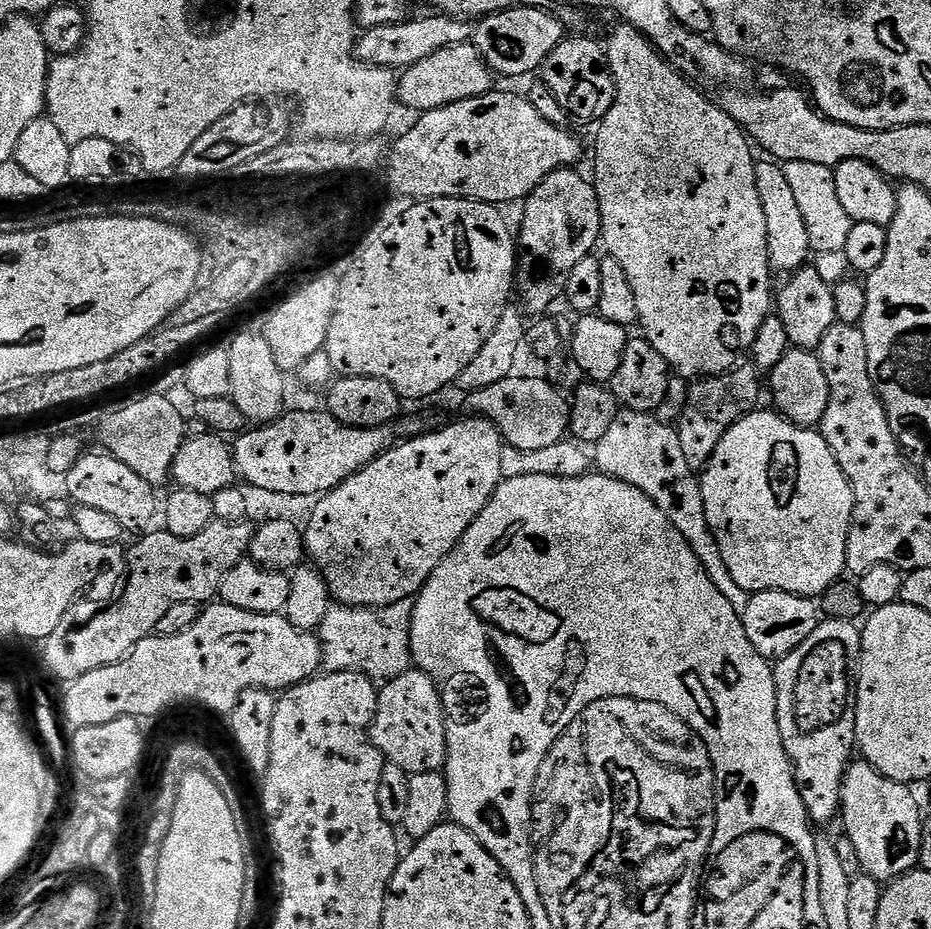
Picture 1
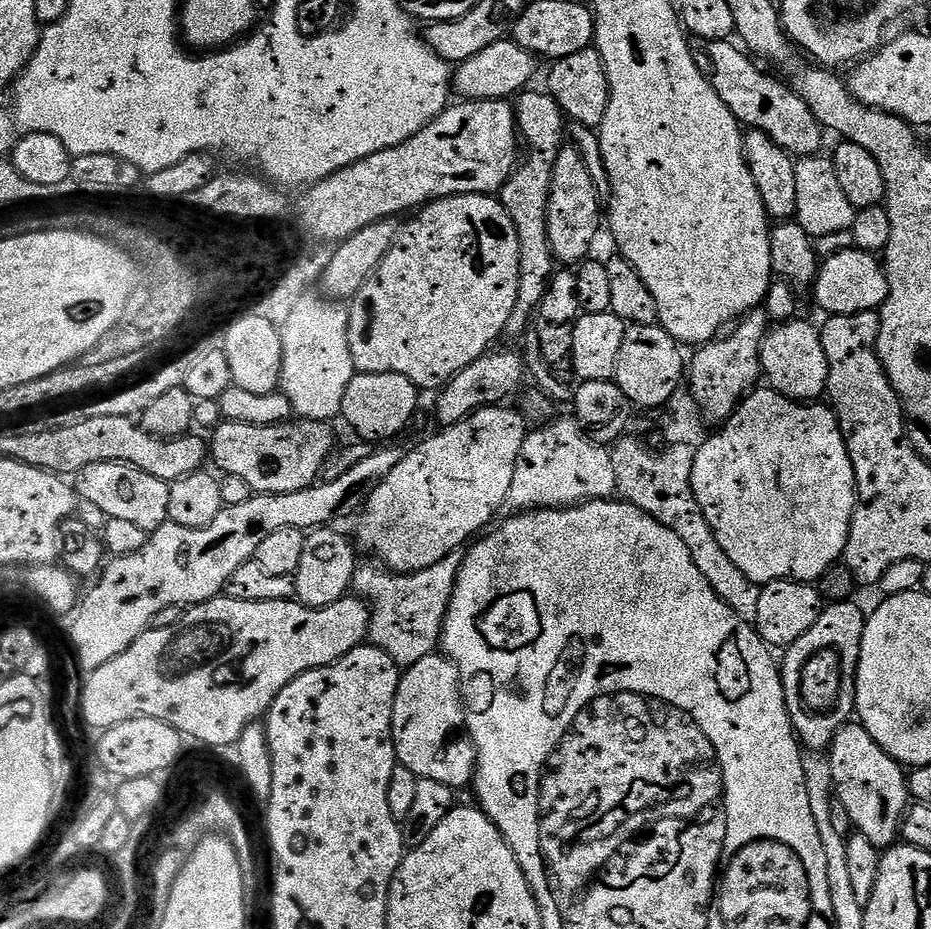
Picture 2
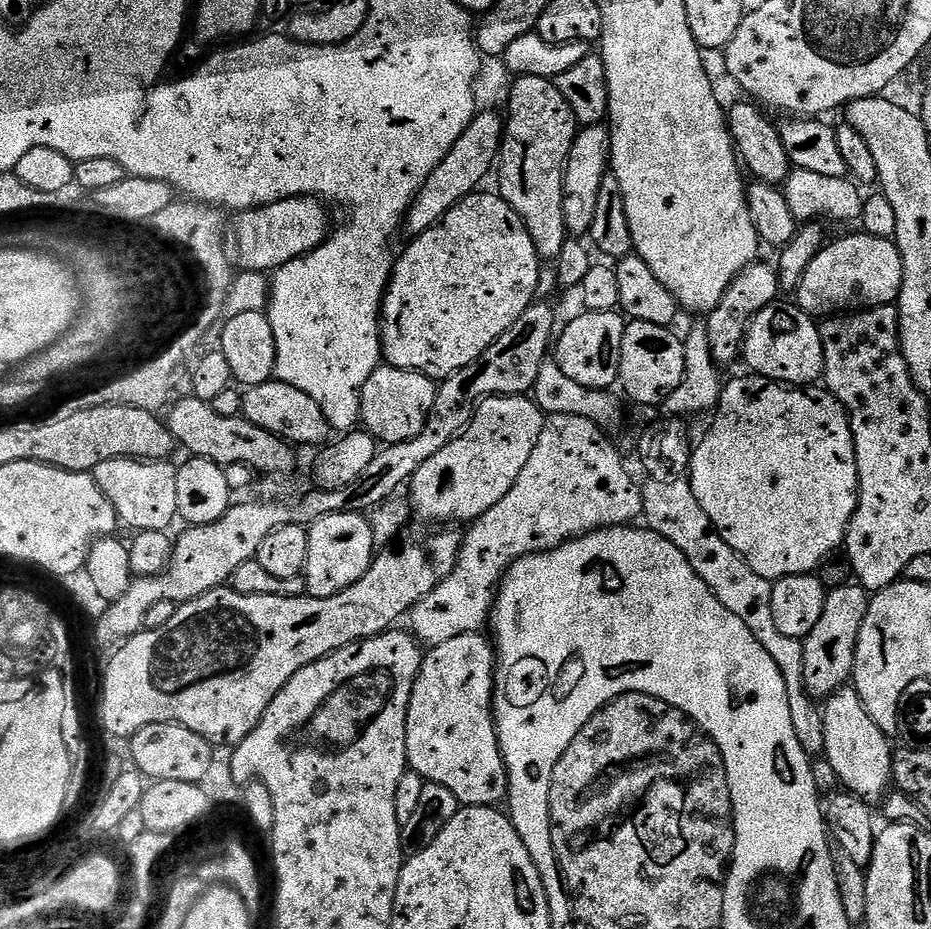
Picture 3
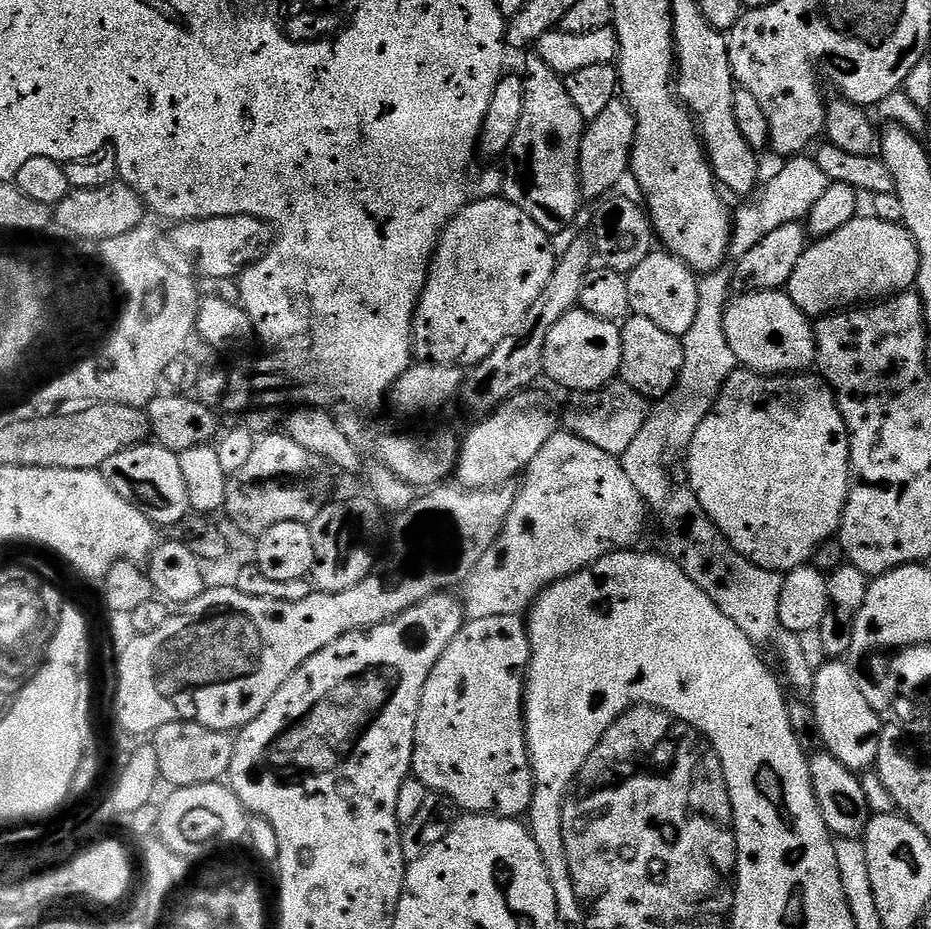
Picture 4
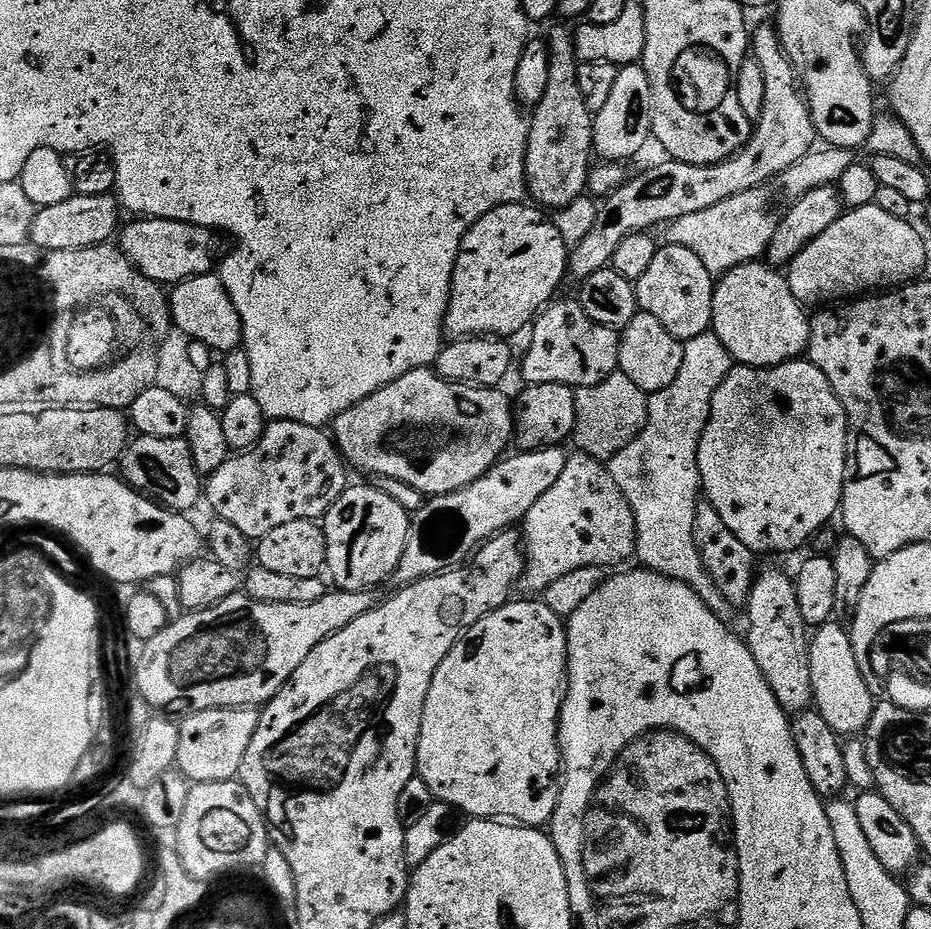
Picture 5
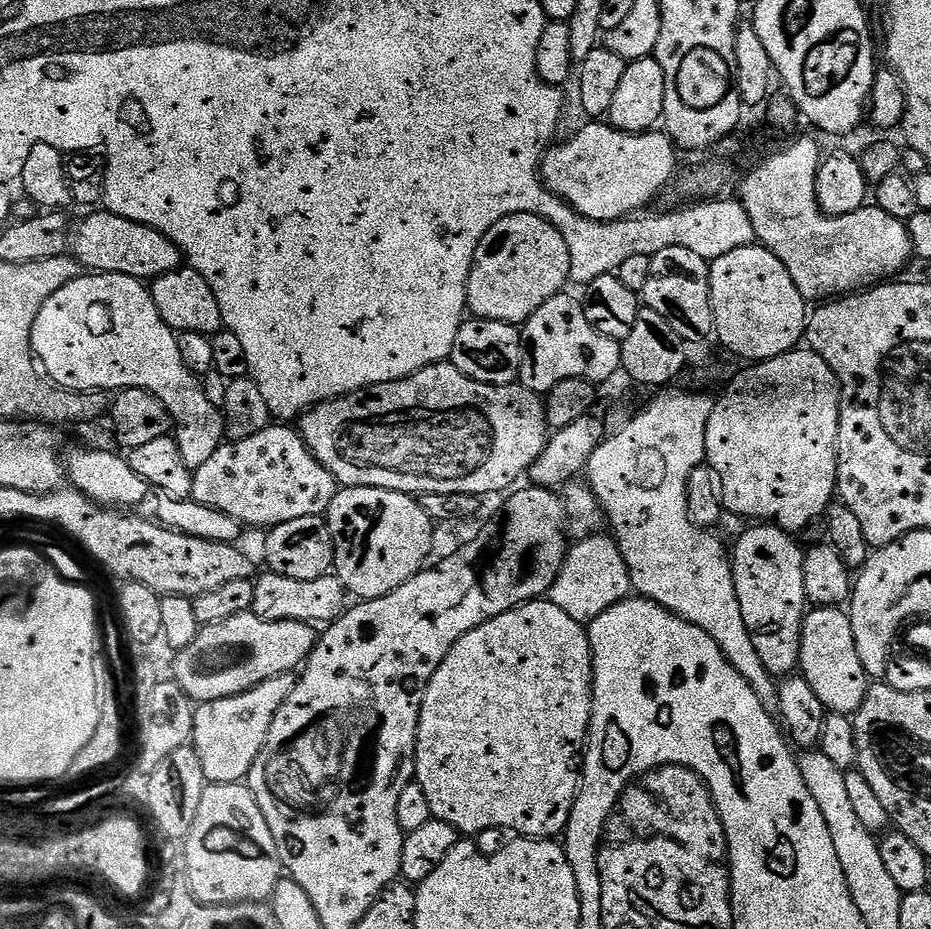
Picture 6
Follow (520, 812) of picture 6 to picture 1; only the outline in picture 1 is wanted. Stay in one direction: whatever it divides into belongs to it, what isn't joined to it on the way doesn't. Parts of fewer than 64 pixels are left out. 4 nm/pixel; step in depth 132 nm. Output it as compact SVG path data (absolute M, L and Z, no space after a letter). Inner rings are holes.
M419 670L403 672L398 678L387 681L376 697L370 735L372 745L387 763L402 766L409 774L441 771L448 757L448 747L440 685Z

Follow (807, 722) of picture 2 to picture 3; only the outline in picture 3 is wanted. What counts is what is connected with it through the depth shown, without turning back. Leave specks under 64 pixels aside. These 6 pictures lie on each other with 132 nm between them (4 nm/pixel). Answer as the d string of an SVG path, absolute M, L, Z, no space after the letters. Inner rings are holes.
M856 582L846 583L825 595L822 618L818 618L818 626L814 626L814 630L810 630L810 634L803 639L804 685L813 698L830 697L851 681L856 643L866 618L869 599L869 593Z

